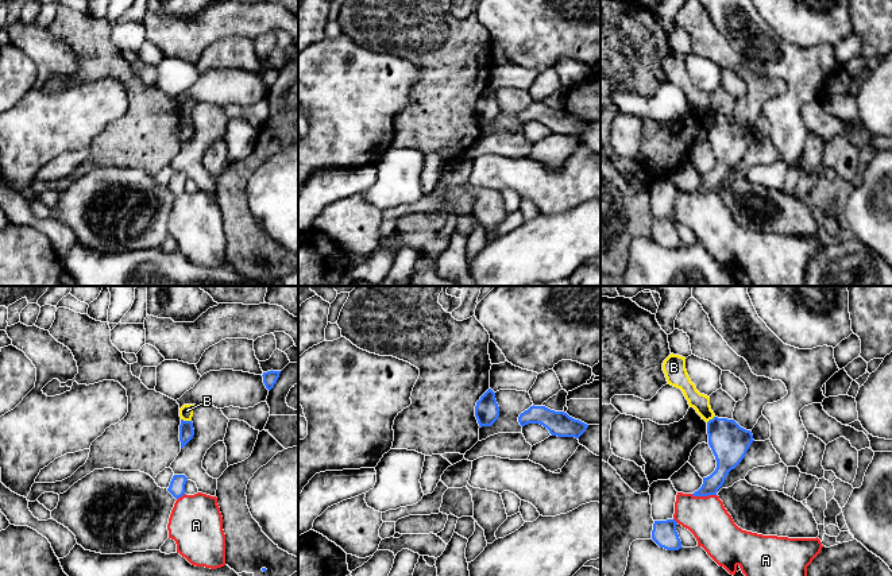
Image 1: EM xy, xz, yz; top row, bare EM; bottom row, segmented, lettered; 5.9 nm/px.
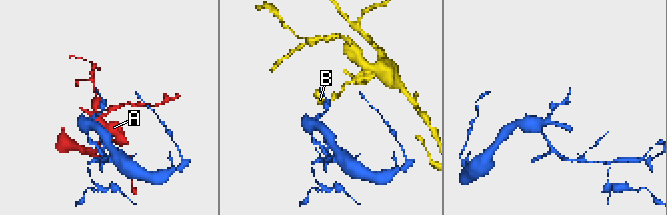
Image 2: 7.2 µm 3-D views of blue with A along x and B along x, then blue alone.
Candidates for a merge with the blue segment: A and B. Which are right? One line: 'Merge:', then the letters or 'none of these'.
Merge: B

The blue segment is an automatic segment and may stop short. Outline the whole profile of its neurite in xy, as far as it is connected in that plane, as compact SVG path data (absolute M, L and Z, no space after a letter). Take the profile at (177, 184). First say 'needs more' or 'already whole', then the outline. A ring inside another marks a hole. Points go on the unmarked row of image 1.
already whole; M174 173L167 189L175 196L181 196L185 193L185 182L188 179L188 175L185 173Z

